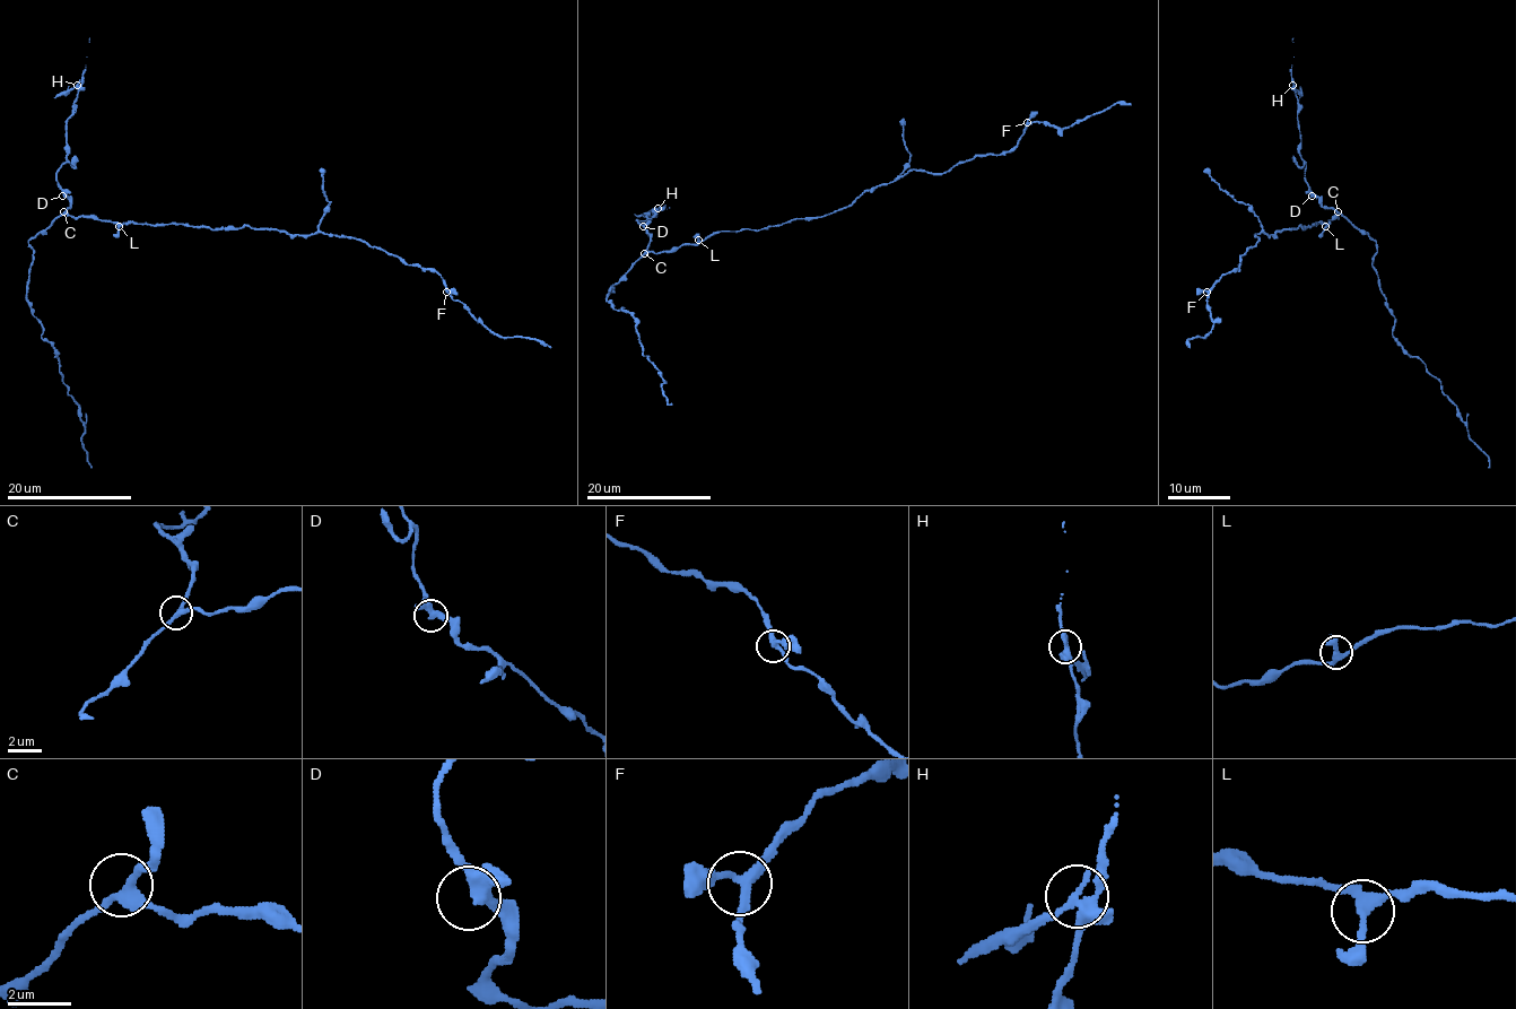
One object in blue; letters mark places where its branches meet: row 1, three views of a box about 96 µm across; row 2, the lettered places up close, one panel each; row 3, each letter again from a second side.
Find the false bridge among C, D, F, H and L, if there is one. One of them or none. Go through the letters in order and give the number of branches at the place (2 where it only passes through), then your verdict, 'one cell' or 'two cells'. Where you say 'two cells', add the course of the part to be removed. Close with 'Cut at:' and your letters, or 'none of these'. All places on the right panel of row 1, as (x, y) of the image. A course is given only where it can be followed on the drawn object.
C: branches 3; one cell
D: branches 3; one cell
F: branches 3; one cell
H: branches 4; two cells
L: branches 3; one cell
Cut at: H

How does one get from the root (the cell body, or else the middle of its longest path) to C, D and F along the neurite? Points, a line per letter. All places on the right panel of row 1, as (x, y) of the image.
C: (1314, 224), (1326, 224), (1338, 217), (1338, 211)
D: (1314, 224), (1326, 224), (1338, 214), (1312, 196)
F: (1314, 224), (1305, 229), (1299, 225), (1274, 234), (1255, 234), (1259, 241), (1242, 257), (1239, 266), (1207, 292)

